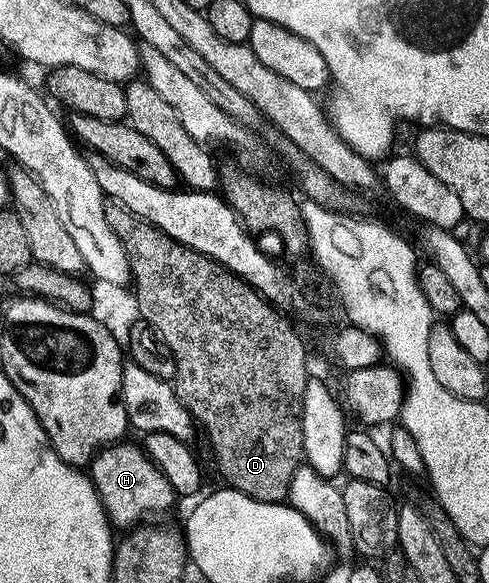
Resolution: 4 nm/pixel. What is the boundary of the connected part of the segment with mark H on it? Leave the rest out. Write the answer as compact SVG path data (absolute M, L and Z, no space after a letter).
M112 443L99 450L89 466L89 476L99 492L107 520L116 530L134 530L148 520L150 513L163 513L177 502L177 494L169 479L139 445Z

